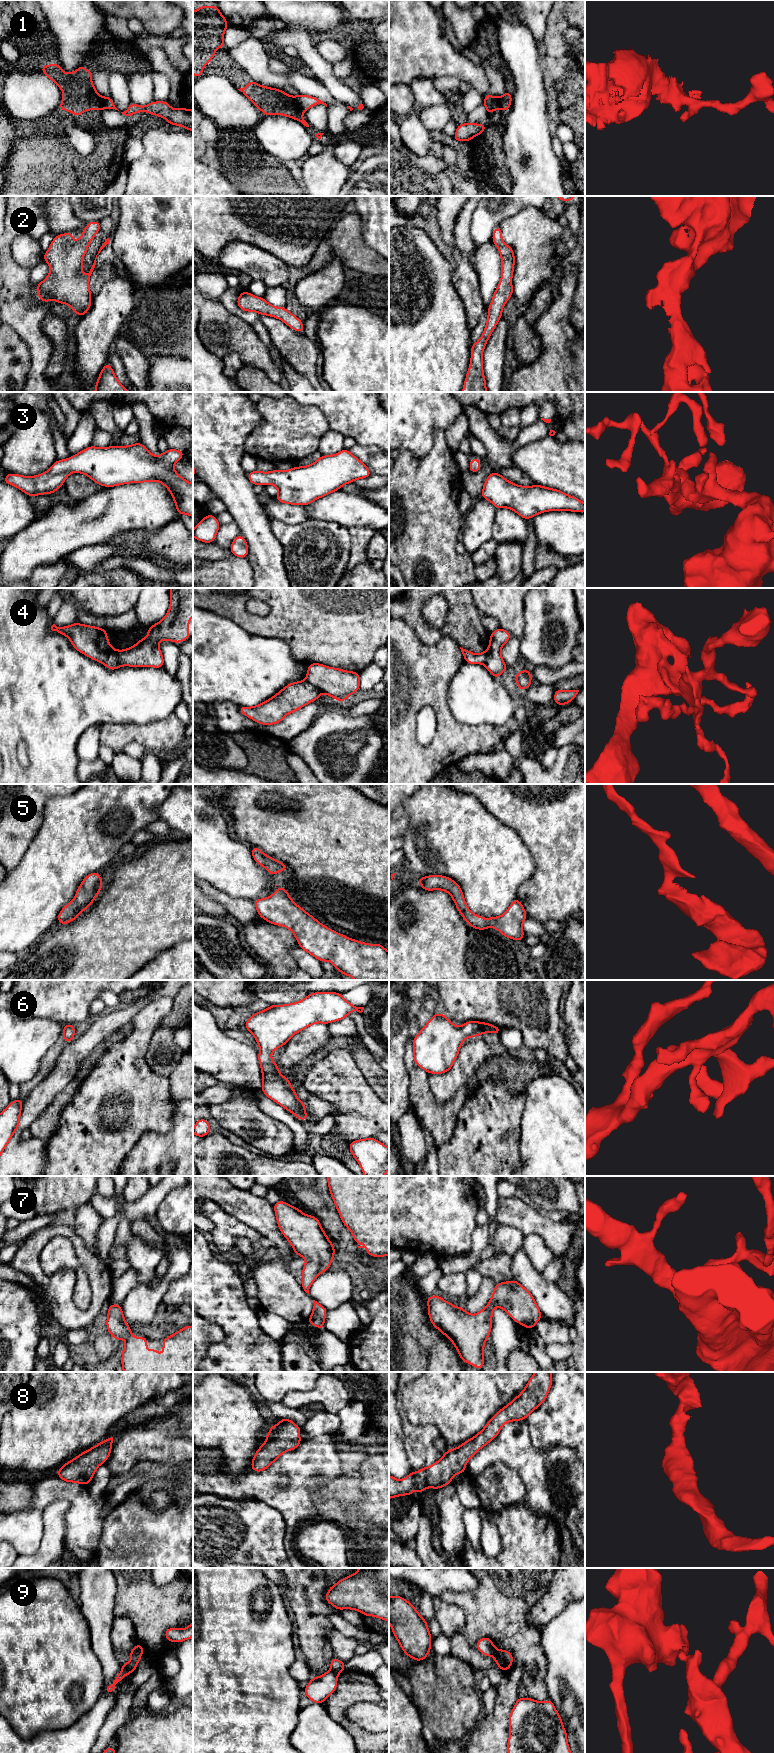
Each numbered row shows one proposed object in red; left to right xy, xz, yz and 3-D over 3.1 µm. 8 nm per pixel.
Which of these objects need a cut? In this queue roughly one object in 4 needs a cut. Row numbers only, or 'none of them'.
1, 4, 9

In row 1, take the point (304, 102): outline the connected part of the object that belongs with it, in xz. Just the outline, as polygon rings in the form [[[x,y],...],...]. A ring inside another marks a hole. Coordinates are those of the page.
[[[299,94],[296,97],[297,105],[302,112],[306,112],[309,108],[317,104],[323,104],[327,107],[327,104],[323,101],[309,95]]]

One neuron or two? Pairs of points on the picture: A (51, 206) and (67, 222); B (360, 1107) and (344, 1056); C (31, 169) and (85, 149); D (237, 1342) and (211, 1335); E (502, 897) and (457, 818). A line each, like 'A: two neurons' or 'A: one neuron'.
A: one neuron
B: one neuron
C: two neurons
D: two neurons
E: one neuron

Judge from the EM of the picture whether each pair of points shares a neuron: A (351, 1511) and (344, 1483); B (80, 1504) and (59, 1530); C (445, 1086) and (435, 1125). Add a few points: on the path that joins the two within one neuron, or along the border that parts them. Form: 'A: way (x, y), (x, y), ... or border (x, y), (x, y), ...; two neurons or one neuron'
A: way (344, 1504), (344, 1490); one neuron
B: border (68, 1501), (69, 1507), (64, 1516), (64, 1548); two neurons
C: border (429, 1083), (439, 1103), (447, 1102), (458, 1089); two neurons

